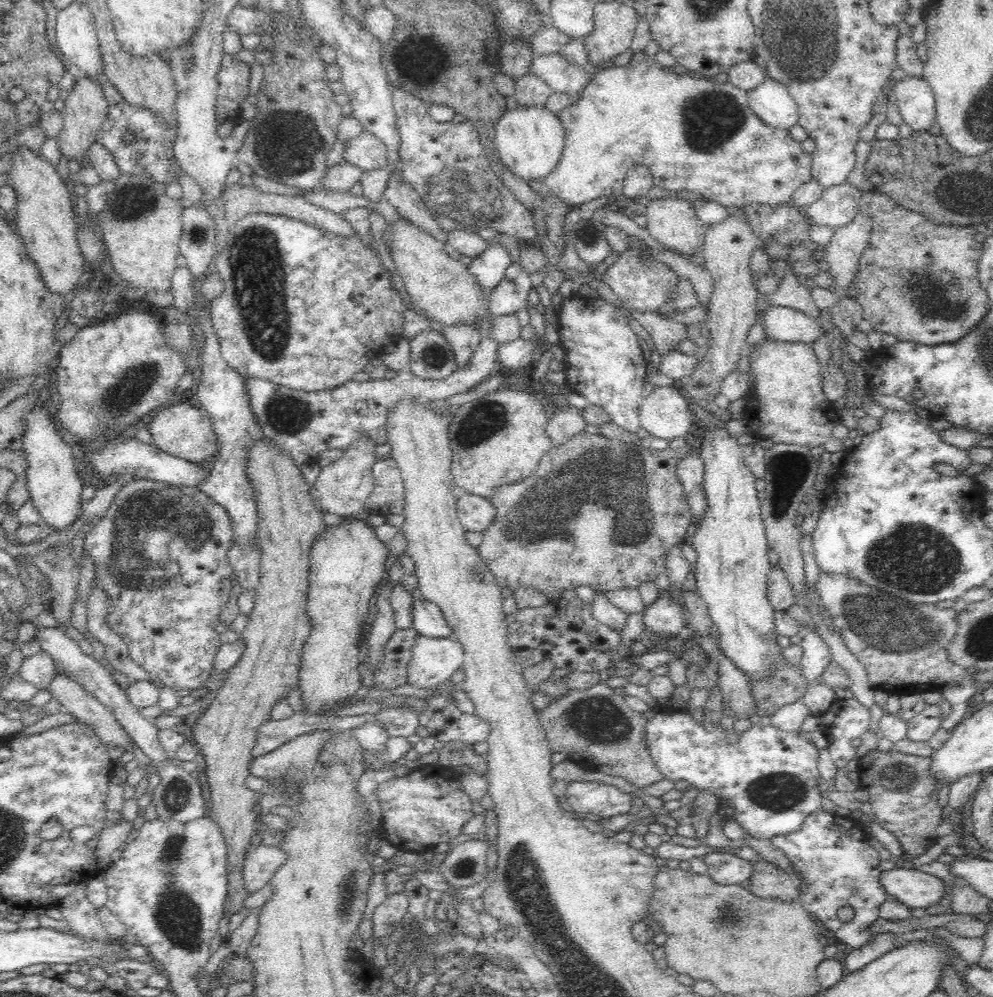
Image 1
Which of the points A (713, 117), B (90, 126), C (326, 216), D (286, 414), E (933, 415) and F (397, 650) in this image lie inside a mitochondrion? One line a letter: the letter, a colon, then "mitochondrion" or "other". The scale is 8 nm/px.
A: mitochondrion
B: other
C: other
D: mitochondrion
E: other
F: other

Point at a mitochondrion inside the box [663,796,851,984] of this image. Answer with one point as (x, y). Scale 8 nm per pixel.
(730, 918)

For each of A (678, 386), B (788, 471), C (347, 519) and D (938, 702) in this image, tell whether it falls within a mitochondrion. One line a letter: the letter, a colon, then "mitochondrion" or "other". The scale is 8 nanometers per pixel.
A: other
B: mitochondrion
C: other
D: other

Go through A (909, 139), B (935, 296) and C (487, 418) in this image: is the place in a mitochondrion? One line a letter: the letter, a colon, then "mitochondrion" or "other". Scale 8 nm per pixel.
A: other
B: mitochondrion
C: mitochondrion

